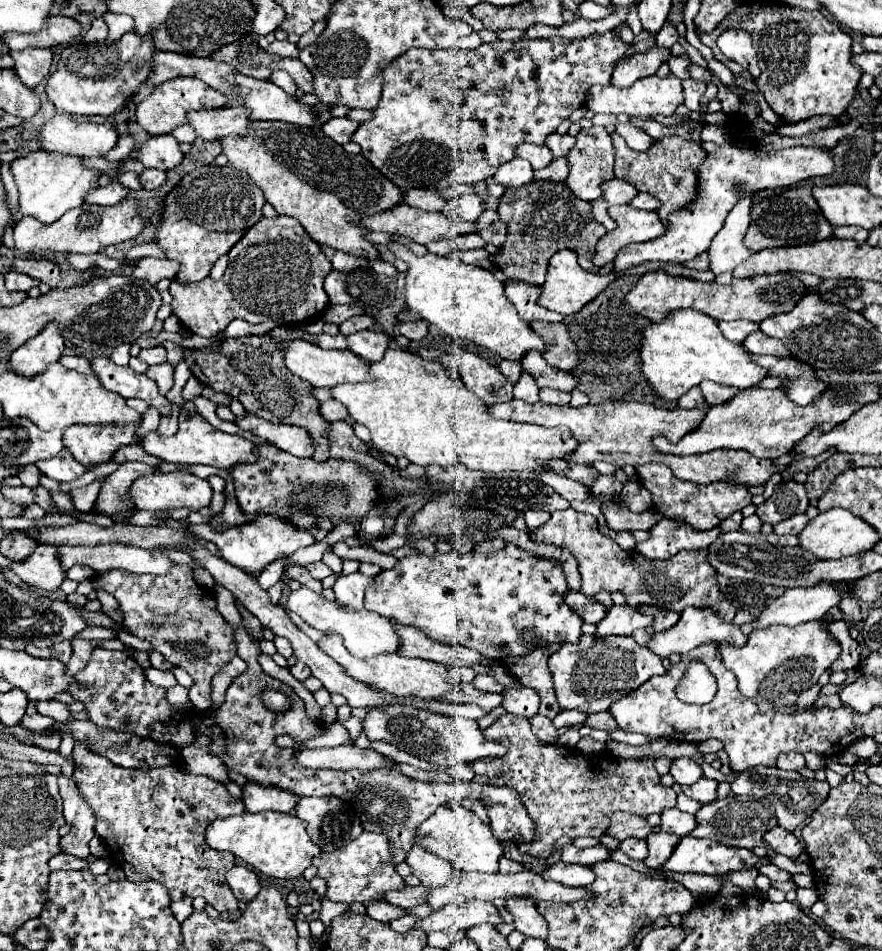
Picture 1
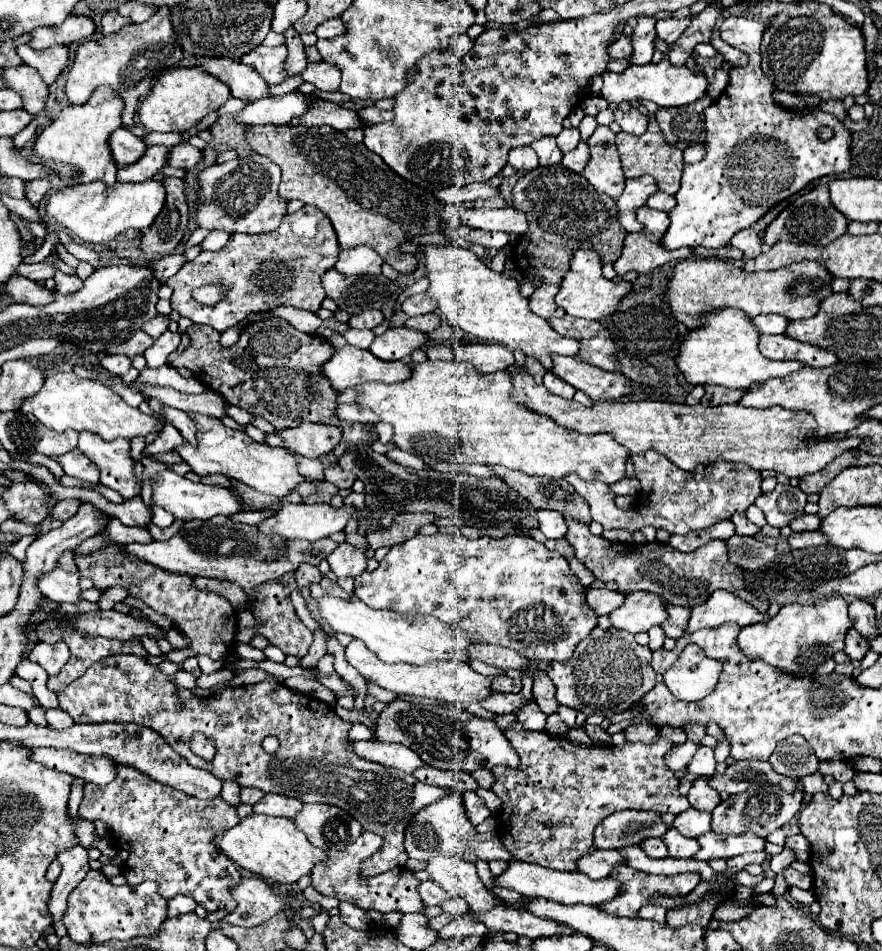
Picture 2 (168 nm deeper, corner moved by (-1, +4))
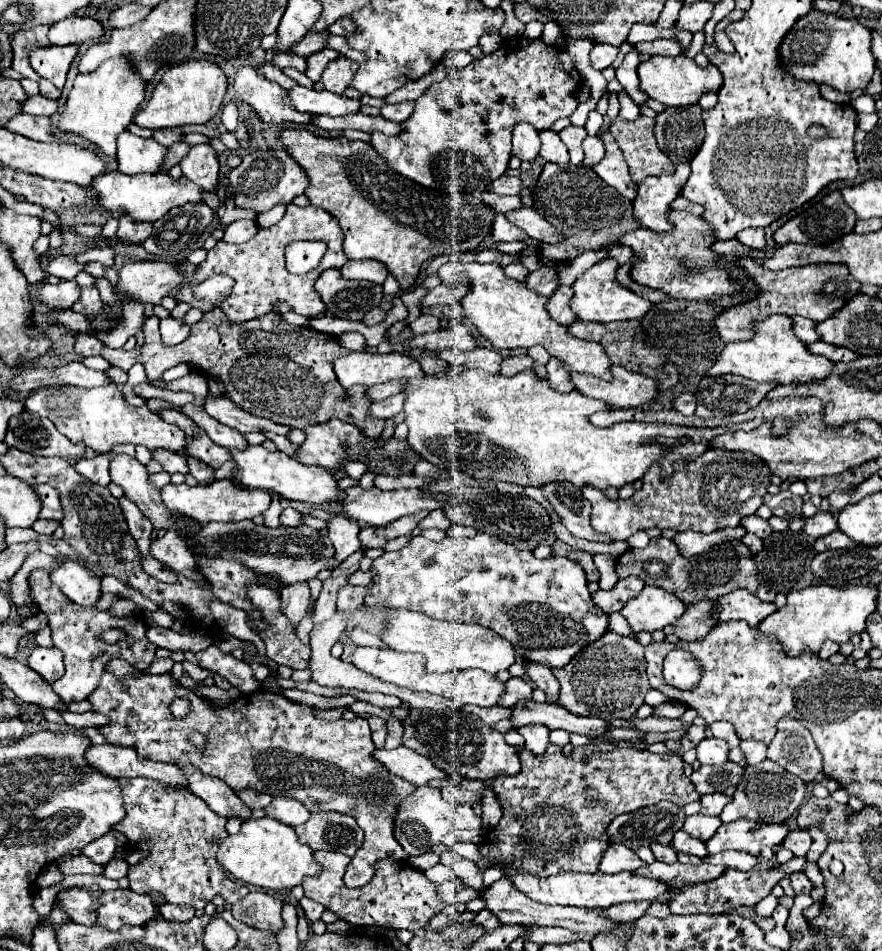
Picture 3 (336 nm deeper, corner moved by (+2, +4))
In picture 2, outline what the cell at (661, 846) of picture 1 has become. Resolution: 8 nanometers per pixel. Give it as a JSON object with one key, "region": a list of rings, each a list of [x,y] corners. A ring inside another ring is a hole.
{"region":[[[670,828],[662,840],[666,842],[672,858],[694,858],[694,854],[700,850],[700,846],[694,838],[686,838],[680,832],[676,832],[674,828]]]}

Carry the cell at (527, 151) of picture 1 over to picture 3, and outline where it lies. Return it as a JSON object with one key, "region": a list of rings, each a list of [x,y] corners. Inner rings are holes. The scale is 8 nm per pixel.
{"region":[[[543,130],[539,132],[539,138],[541,138],[541,158],[545,158],[547,162],[555,162],[555,164],[569,164],[567,148],[557,136],[557,132]]]}

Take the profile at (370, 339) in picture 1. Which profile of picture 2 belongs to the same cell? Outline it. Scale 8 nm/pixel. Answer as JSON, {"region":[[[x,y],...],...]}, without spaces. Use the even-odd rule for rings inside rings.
{"region":[[[388,328],[386,334],[374,338],[370,352],[380,360],[410,360],[410,354],[428,344],[428,334],[412,328]]]}

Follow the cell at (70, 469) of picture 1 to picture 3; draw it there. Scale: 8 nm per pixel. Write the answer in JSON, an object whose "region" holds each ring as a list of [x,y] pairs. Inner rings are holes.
{"region":[[[97,456],[93,460],[79,460],[73,466],[81,476],[87,476],[91,482],[99,486],[107,486],[109,480],[109,458],[107,456]]]}

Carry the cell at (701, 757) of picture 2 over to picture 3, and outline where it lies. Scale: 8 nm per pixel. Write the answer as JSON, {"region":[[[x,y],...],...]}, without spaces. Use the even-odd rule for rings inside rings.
{"region":[[[705,738],[697,744],[697,760],[709,766],[723,766],[727,762],[729,748],[719,738]]]}

